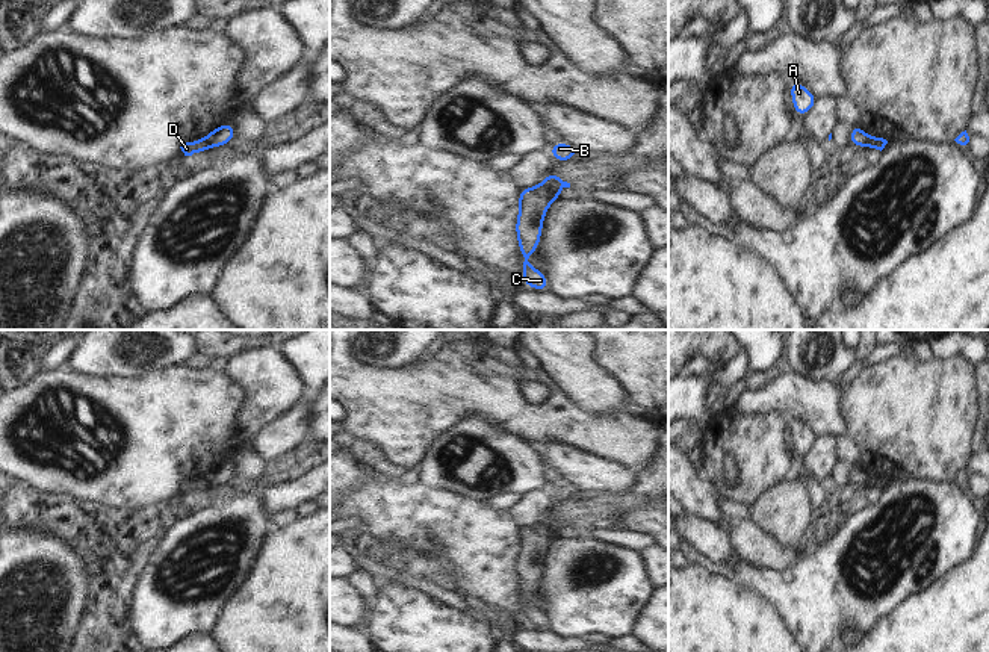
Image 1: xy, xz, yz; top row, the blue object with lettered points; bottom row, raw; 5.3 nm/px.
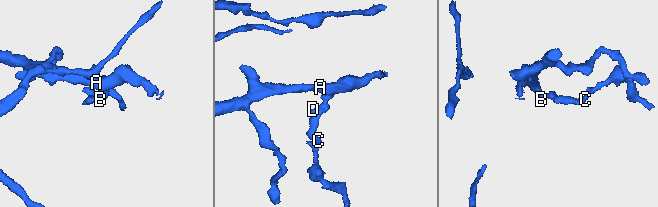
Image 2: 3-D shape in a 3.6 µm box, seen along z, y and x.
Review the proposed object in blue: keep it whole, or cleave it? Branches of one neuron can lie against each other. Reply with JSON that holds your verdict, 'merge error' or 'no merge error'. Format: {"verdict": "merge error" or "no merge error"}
{"verdict": "merge error"}

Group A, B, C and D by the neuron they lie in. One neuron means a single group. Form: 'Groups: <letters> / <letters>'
Groups: A B / C D

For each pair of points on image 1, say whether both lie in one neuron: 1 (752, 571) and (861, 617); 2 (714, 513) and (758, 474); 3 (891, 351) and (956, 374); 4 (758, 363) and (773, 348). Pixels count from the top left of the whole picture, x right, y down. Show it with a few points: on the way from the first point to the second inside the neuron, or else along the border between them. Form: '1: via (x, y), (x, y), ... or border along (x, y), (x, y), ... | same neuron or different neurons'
1: via (779, 589), (800, 595), (833, 595) | same neuron
2: border along (706, 478), (725, 498) | different neurons
3: border along (909, 350), (867, 366) | different neurons
4: via (761, 360), (770, 351) | same neuron

